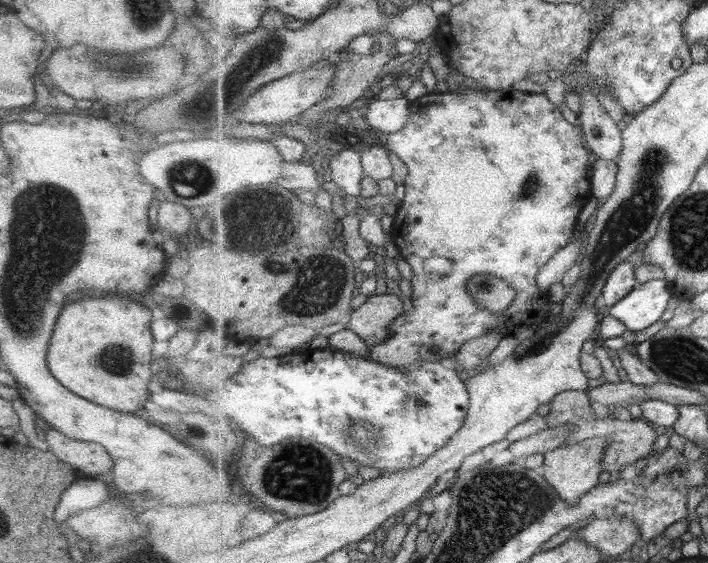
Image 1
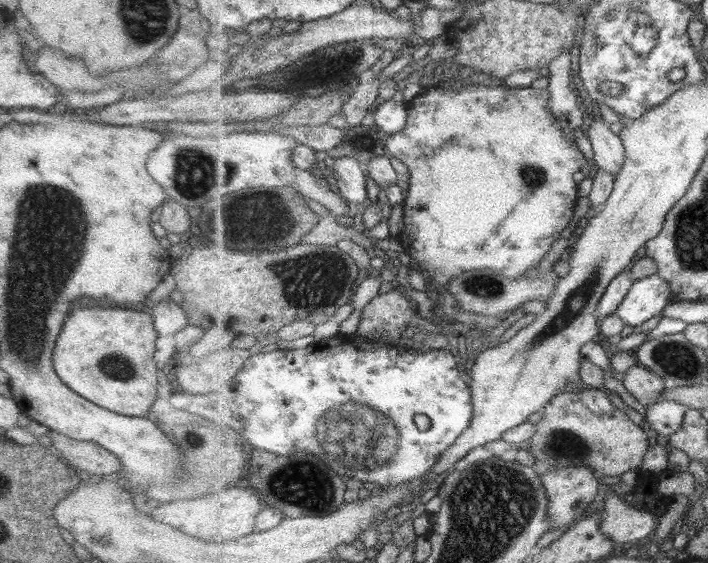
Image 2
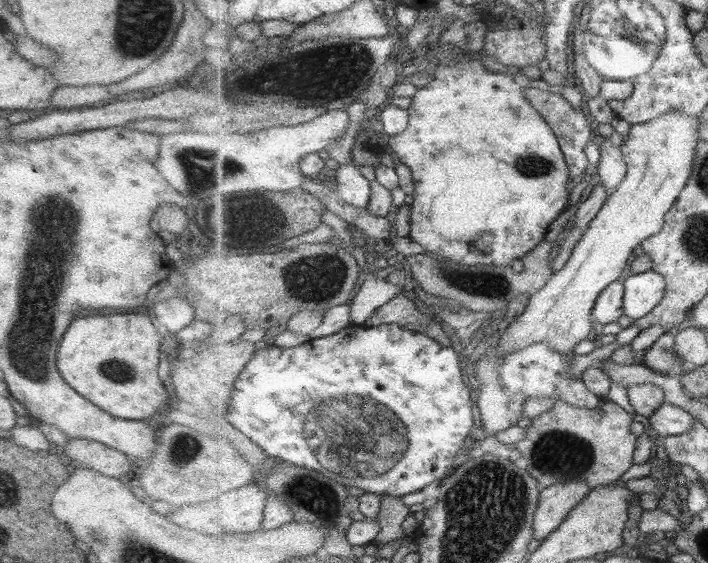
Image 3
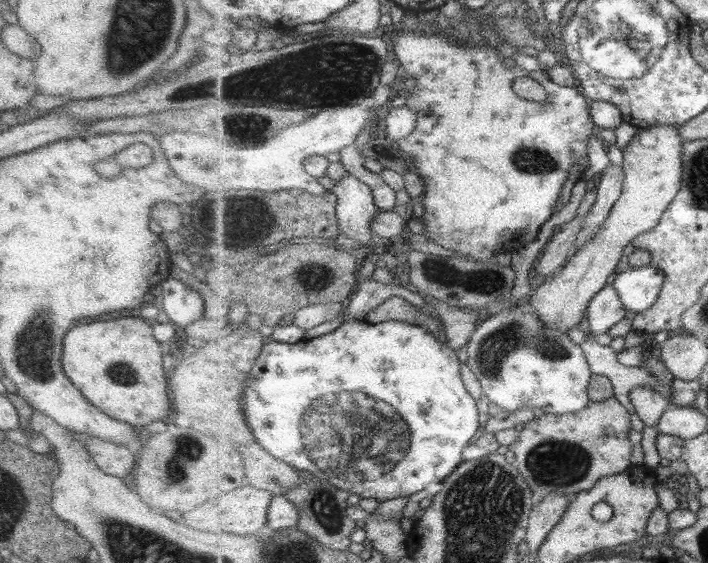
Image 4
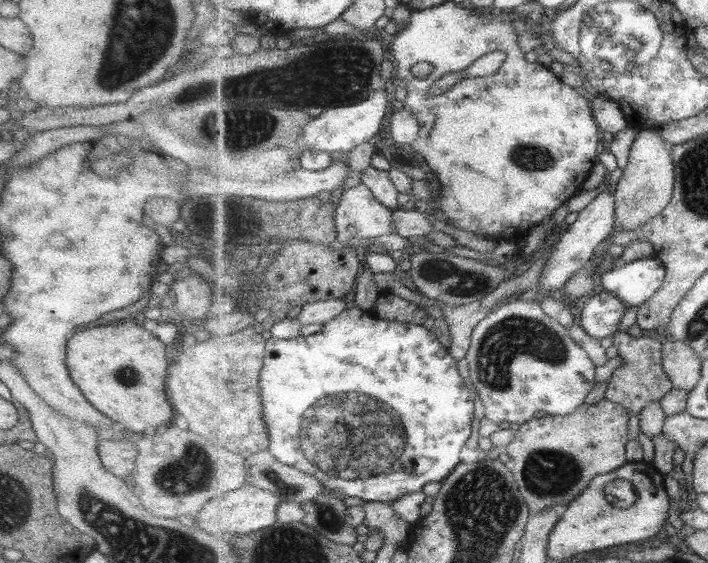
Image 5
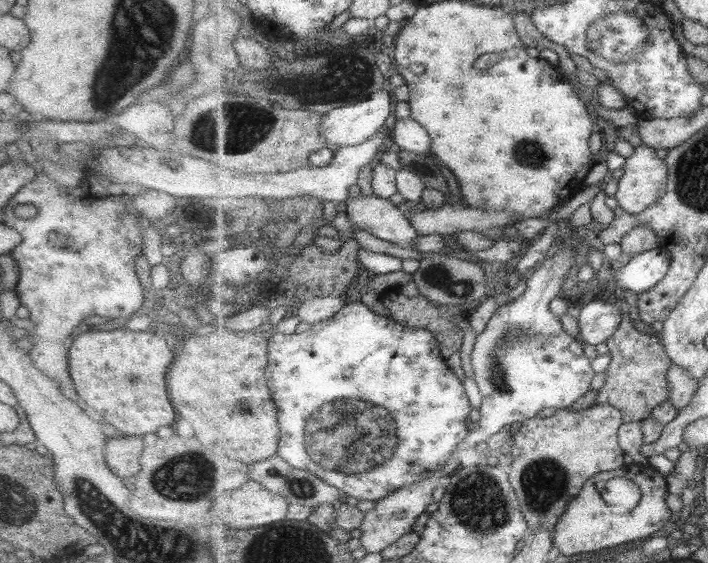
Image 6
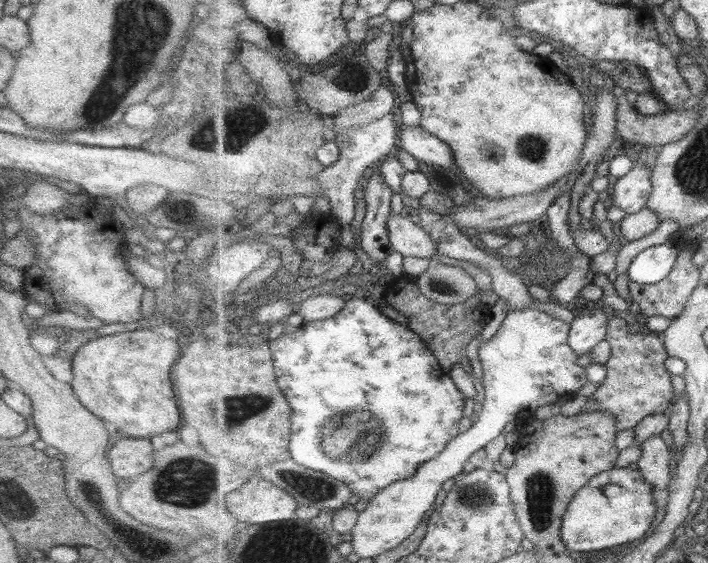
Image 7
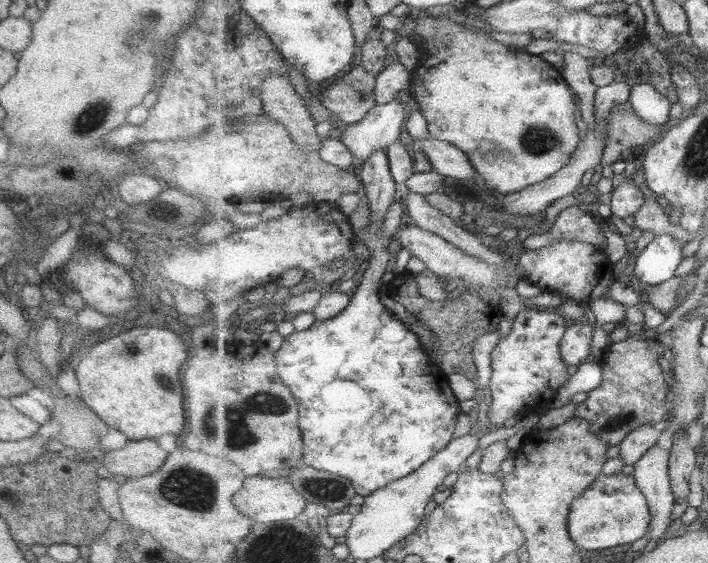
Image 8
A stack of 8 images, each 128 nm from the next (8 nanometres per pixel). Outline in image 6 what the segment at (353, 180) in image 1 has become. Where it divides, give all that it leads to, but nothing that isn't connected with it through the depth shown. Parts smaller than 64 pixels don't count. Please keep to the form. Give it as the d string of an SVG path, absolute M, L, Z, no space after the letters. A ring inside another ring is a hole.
M375 194L347 198L346 214L352 227L365 230L397 244L399 248L415 248L419 231L409 223L408 210Z

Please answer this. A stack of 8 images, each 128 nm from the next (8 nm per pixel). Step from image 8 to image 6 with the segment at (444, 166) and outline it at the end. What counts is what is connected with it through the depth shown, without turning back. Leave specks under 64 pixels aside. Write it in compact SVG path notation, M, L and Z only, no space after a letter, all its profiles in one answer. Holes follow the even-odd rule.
M412 117L396 120L393 142L406 155L413 153L419 156L423 152L431 151L429 132Z

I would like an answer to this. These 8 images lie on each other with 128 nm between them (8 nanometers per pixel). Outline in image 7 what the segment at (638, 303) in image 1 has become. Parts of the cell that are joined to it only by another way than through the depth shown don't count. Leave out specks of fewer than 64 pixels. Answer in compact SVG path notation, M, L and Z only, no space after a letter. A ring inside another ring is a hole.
M669 240L642 250L631 262L629 278L642 285L657 284L665 280L679 258L679 244Z

